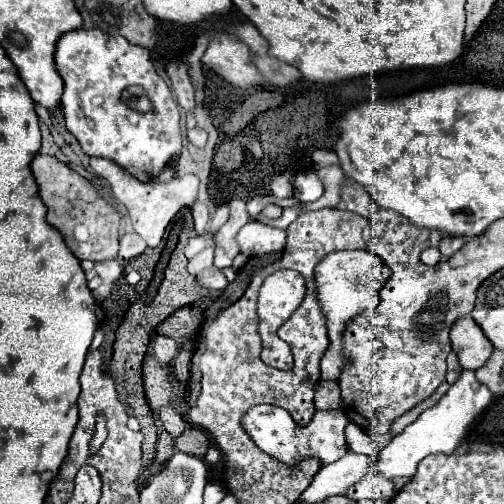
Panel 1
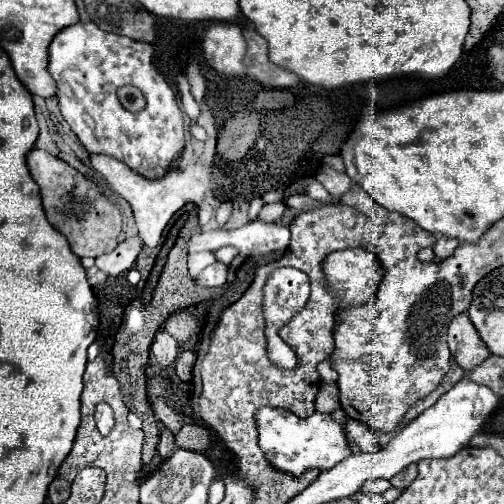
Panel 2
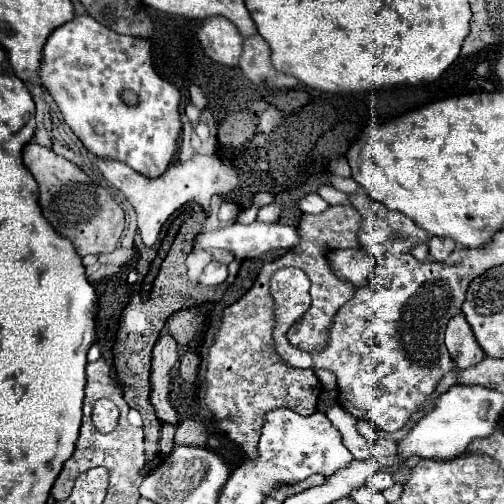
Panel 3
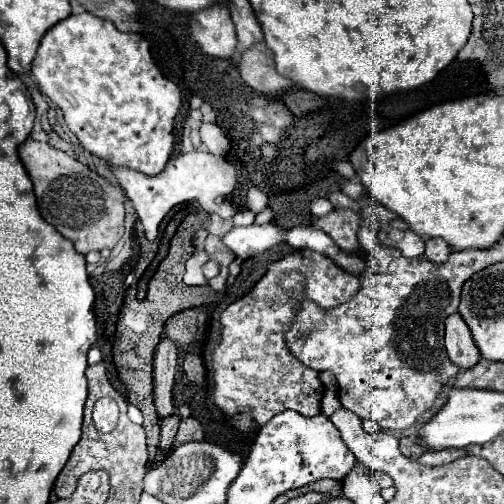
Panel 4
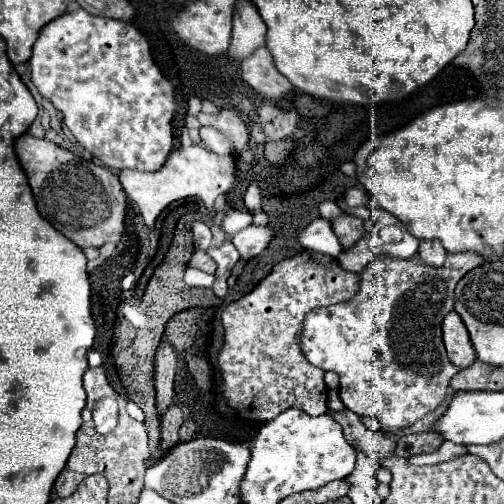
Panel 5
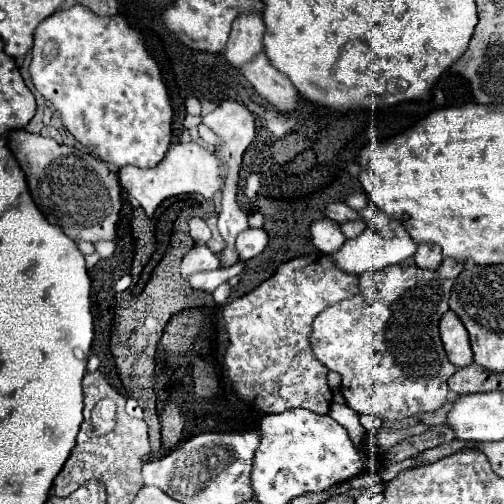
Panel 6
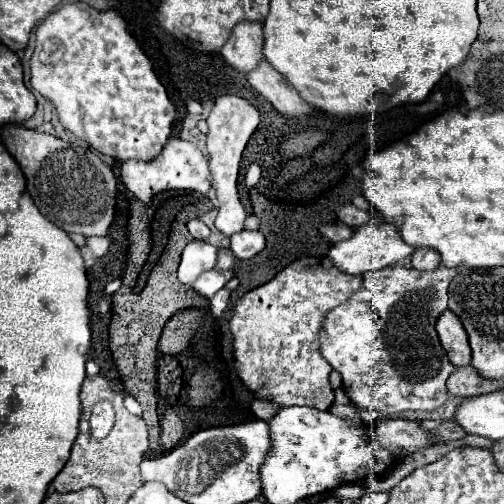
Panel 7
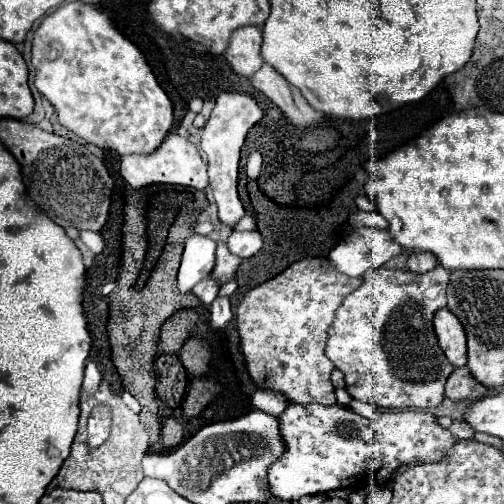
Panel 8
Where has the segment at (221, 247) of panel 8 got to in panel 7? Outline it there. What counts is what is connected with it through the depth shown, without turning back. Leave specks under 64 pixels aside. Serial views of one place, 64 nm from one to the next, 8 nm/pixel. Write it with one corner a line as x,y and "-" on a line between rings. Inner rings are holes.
228,248
218,250
218,266
216,266
216,270
228,270
228,268
234,268
236,262
238,262
238,260
232,256
232,252
230,252

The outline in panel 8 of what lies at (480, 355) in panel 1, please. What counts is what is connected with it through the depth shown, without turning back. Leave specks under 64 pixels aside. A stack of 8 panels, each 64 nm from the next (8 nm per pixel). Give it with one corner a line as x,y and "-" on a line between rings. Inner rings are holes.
442,308
440,312
436,312
434,330
436,330
440,348
444,350
446,358
458,368
466,366
466,362
468,362
466,332
464,332
462,324
458,322
458,318
448,308

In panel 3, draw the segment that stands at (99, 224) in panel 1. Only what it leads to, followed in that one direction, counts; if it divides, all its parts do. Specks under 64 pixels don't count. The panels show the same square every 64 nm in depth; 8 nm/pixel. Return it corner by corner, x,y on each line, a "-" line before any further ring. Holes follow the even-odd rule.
30,142
24,148
24,164
36,178
40,188
40,206
44,218
54,226
58,234
74,244
80,256
106,254
116,248
116,242
124,230
124,210
108,194
106,188
94,186
92,180
72,162
56,156
50,148

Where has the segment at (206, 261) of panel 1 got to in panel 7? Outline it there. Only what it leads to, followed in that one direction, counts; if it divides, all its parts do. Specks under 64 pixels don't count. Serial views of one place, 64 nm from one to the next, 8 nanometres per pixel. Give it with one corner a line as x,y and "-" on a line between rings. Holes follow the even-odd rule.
208,270
208,272
202,272
196,280
194,280
194,284
192,284
192,288
196,290
196,292
200,292
202,296
206,296
206,298
212,298
230,278
234,276
234,270

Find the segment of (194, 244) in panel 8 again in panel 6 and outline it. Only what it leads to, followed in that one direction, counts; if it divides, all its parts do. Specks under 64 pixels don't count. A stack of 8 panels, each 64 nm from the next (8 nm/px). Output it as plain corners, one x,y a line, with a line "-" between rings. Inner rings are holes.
196,244
182,260
182,276
190,276
192,272
198,272
198,270
216,270
220,268
220,260
214,252
208,250
208,246
200,246

